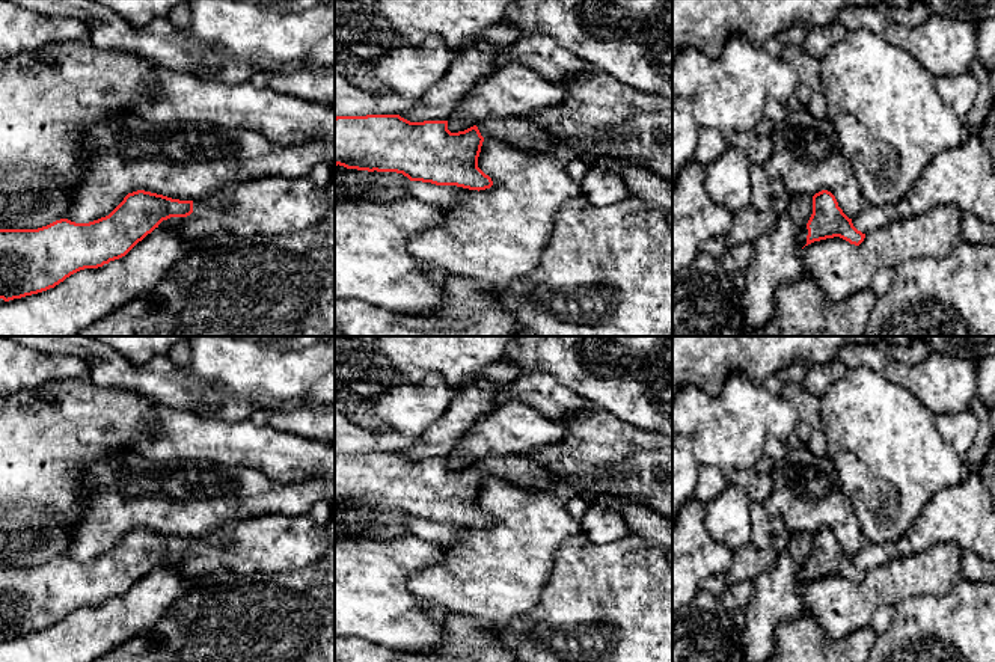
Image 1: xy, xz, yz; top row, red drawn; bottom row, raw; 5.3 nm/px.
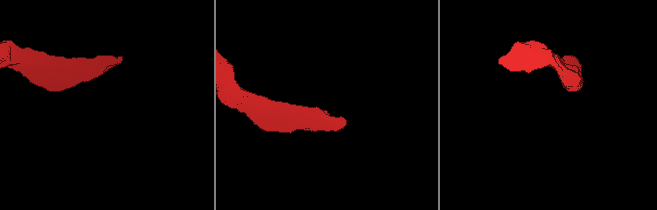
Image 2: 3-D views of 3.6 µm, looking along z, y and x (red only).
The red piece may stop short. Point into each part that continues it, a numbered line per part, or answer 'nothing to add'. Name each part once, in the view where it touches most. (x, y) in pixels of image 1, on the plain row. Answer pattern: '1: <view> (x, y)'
1: xy (273, 543)

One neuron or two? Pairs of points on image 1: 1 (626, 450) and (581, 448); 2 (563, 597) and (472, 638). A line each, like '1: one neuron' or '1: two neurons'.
1: one neuron
2: two neurons

